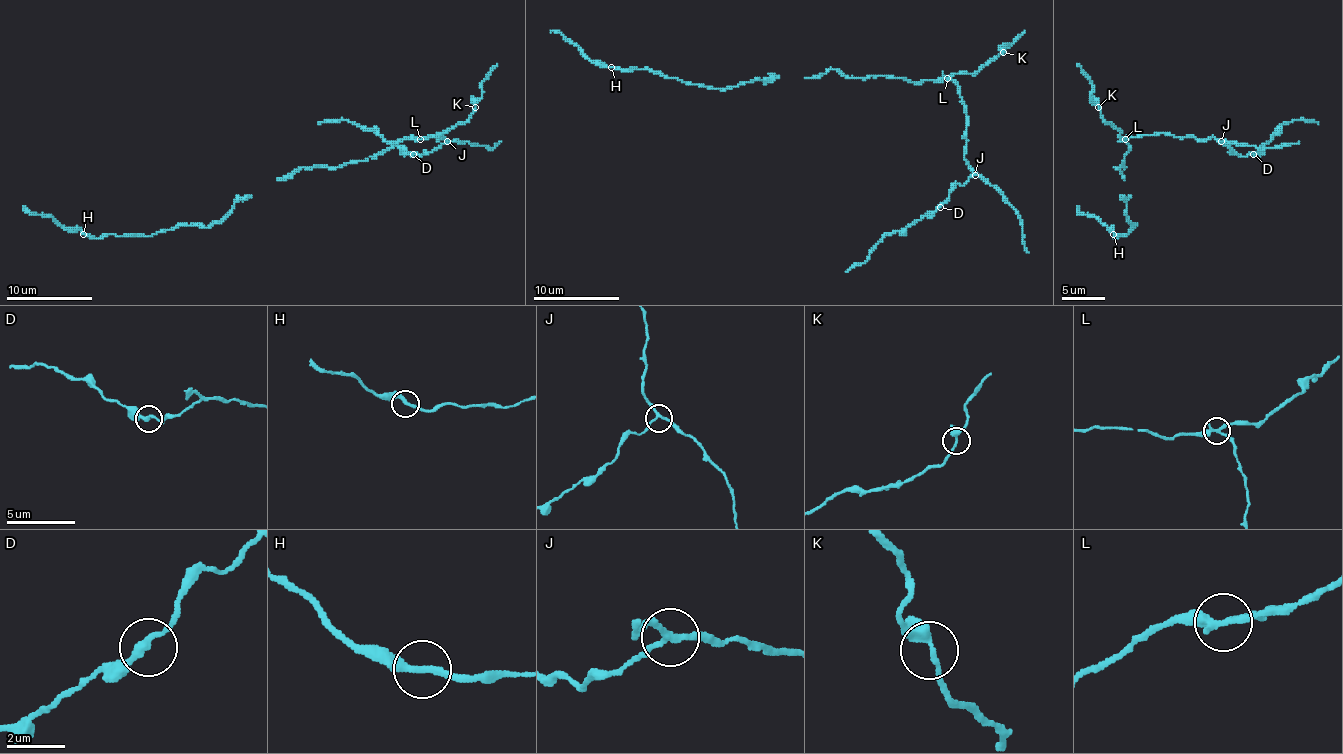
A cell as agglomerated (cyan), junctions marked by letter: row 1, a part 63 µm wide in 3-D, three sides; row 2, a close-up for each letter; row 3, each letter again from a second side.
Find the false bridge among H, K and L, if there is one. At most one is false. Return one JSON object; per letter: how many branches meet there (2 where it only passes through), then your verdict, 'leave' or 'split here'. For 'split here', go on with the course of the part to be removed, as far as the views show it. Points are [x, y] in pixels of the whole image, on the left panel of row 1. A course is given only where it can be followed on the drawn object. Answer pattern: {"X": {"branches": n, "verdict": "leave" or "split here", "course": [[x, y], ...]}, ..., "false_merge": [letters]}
{"H": {"branches": 2, "verdict": "leave"}, "K": {"branches": 3, "verdict": "leave"}, "L": {"branches": 3, "verdict": "split here", "course": [[419, 139], [439, 133], [437, 139], [445, 141], [419, 156], [387, 143], [374, 130], [348, 120], [318, 124]]}, "false_merge": ["L"]}

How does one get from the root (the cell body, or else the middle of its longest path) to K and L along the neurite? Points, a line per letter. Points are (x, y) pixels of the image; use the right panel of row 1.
K: (1122, 165), (1129, 152), (1126, 139), (1122, 139), (1120, 133), (1103, 118), (1098, 107)
L: (1122, 165), (1129, 152), (1124, 139)

